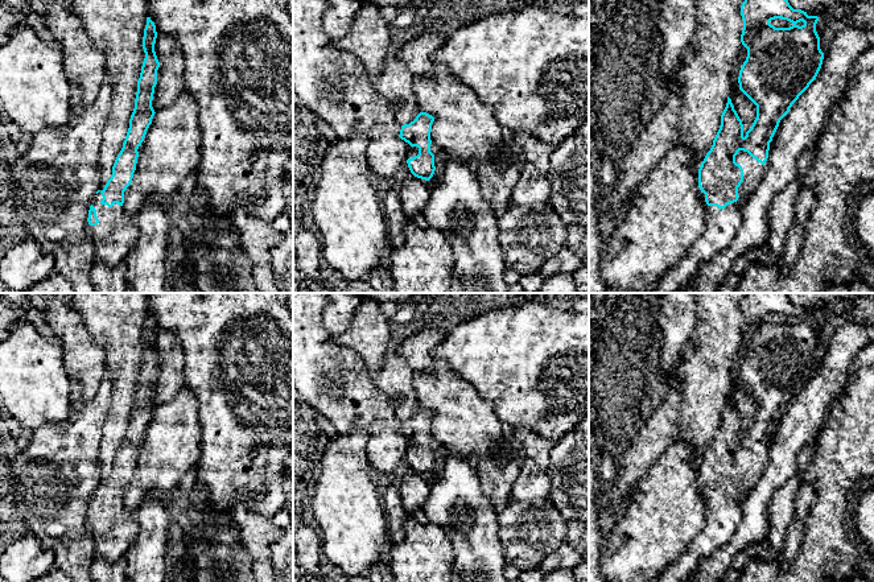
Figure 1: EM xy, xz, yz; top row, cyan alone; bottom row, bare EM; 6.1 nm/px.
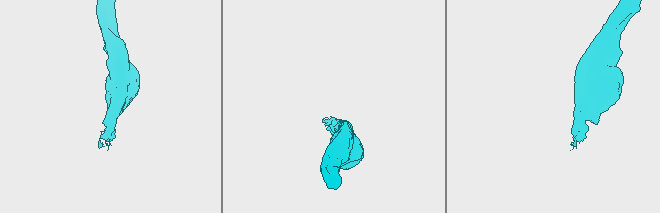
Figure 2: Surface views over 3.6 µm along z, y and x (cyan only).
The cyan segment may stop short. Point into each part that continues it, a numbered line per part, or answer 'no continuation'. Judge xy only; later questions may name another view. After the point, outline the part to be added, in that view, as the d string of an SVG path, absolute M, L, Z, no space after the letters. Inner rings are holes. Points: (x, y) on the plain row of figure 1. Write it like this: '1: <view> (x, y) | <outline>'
1: xy (112, 533) | M102 482L99 486L102 487L103 484L104 484L104 482ZM100 487L94 491L92 498L91 498L91 500L96 505L96 512L99 515L99 519L96 521L88 520L87 531L88 531L90 536L92 537L95 557L98 557L103 561L107 561L107 562L116 562L118 560L124 557L125 552L132 545L132 541L135 540L135 537L139 533L139 524L136 523L135 517L129 517L125 515L124 501L119 501L118 499L115 499L112 503L108 503L107 500L102 500L100 496L103 495L103 492L102 492Z

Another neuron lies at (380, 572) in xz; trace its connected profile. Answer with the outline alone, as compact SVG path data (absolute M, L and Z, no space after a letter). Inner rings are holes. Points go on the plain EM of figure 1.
M382 561L370 569L367 578L371 582L393 582L393 575L389 566Z

